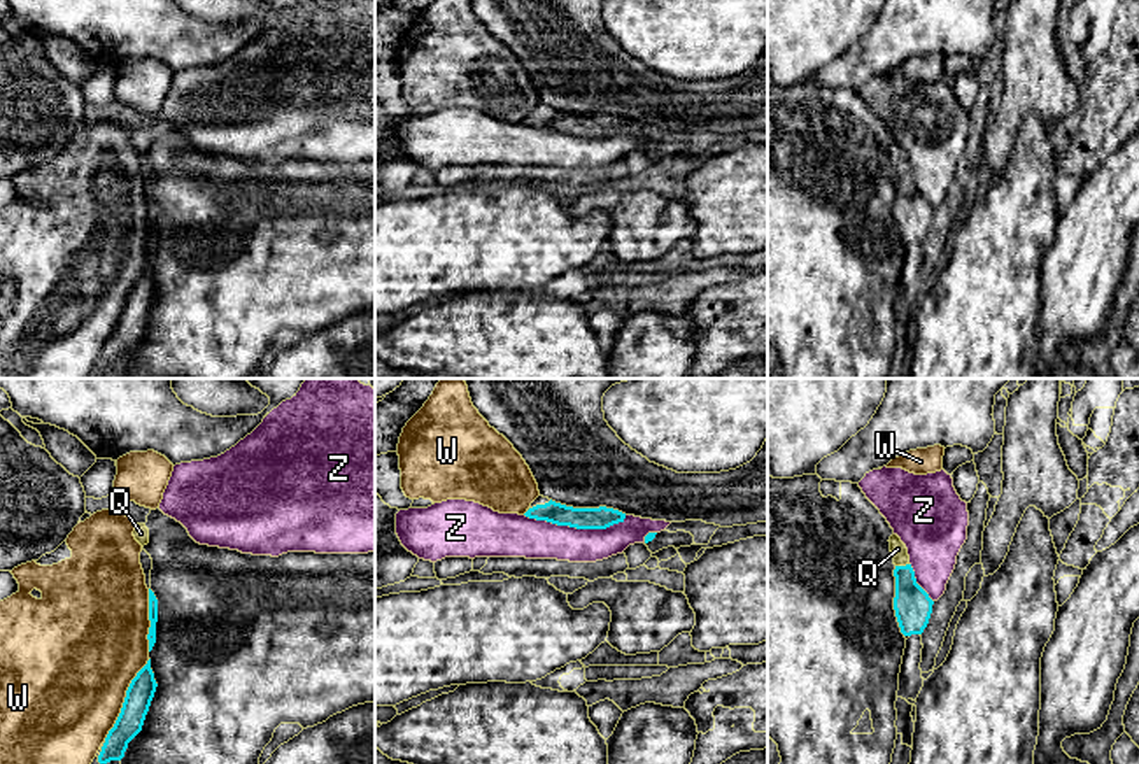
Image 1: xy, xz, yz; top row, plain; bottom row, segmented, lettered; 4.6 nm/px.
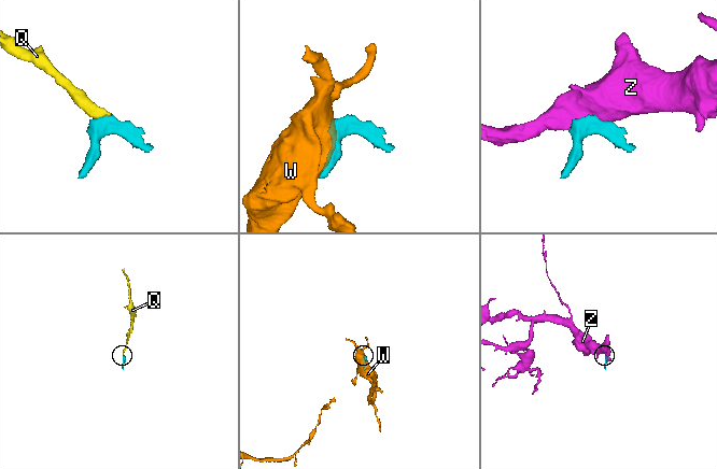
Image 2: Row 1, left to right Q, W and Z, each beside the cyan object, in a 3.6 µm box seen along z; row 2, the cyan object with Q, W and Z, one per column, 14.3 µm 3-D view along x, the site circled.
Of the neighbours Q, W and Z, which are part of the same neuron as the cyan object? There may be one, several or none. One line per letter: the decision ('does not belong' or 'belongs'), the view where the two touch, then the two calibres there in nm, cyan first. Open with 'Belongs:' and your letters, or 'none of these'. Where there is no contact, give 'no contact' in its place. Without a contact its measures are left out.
Belongs: Q
Q: belongs | yz | 170/70 nm
W: does not belong | xy | 120/500 nm
Z: does not belong | xz | 100/190 nm

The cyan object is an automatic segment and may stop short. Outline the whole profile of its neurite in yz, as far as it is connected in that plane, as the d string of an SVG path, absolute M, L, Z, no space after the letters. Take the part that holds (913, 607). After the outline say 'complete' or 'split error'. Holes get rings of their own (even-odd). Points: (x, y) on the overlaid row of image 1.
M897 534L890 536L890 552L894 555L895 598L894 610L904 636L922 634L929 624L934 601L916 584L915 571L909 564L906 545Z; split error

